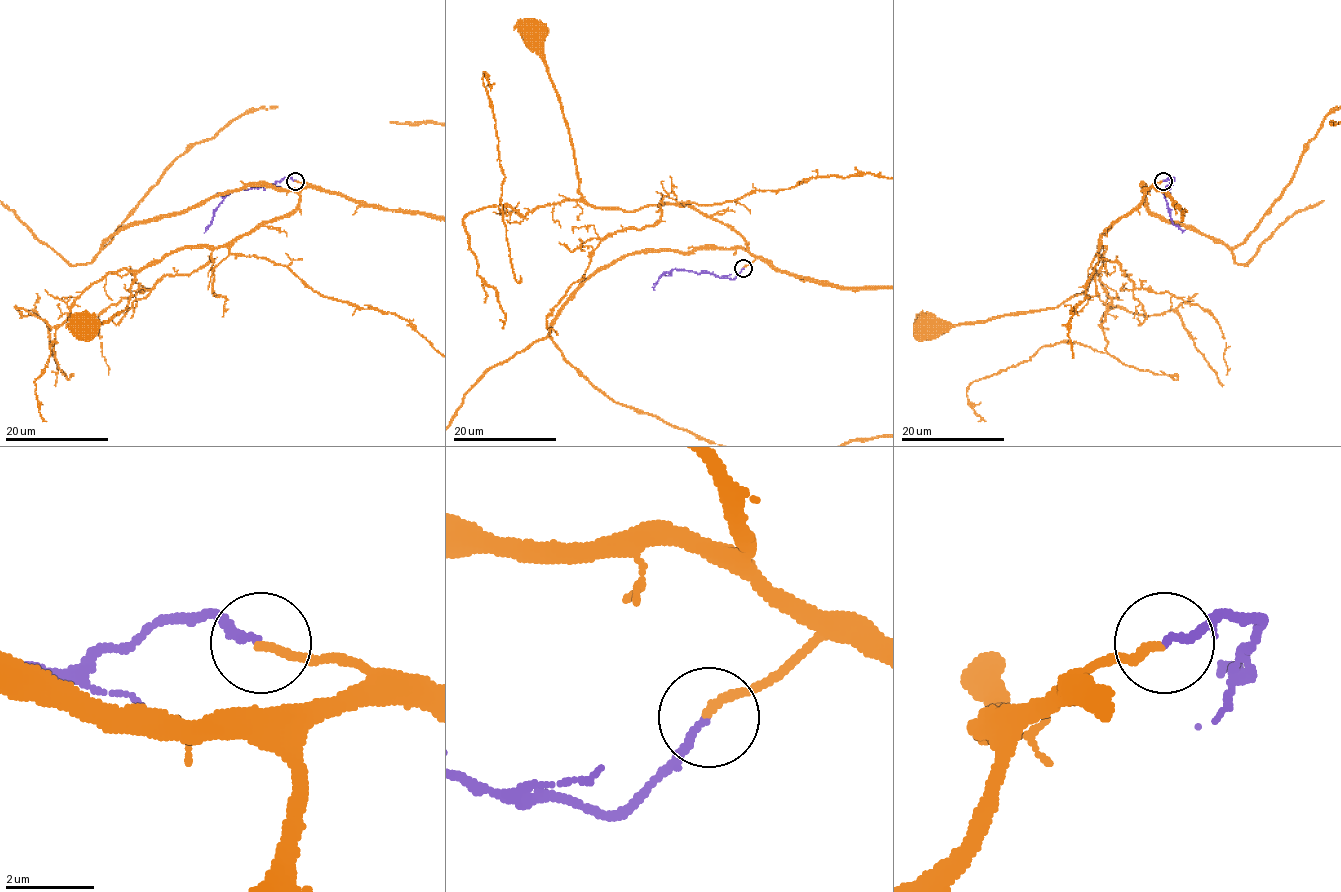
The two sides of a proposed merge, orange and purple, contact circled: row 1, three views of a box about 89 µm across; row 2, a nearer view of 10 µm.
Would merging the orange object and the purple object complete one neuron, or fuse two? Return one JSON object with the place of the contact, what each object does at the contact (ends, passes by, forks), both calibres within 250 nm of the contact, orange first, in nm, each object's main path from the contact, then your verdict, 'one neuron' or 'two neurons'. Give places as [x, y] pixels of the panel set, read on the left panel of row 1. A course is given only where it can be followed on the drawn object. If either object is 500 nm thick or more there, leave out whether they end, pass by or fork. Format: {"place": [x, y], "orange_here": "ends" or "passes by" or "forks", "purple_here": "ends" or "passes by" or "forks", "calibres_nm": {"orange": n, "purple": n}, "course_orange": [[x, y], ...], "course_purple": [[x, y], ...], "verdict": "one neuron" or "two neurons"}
{"place": [295, 181], "orange_here": "ends", "purple_here": "ends", "calibres_nm": {"orange": 190, "purple": 170}, "course_orange": [[296, 181], [307, 183], [297, 207], [217, 247], [186, 247], [147, 264], [135, 275], [126, 307], [82, 329]], "course_purple": [[296, 181], [281, 178], [274, 183], [232, 190], [214, 212], [206, 230]], "verdict": "one neuron"}

